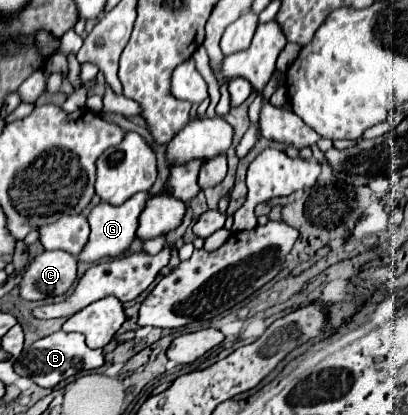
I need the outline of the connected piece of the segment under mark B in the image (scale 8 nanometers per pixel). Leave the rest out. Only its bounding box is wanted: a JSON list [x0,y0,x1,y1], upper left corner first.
[16,332,104,388]

